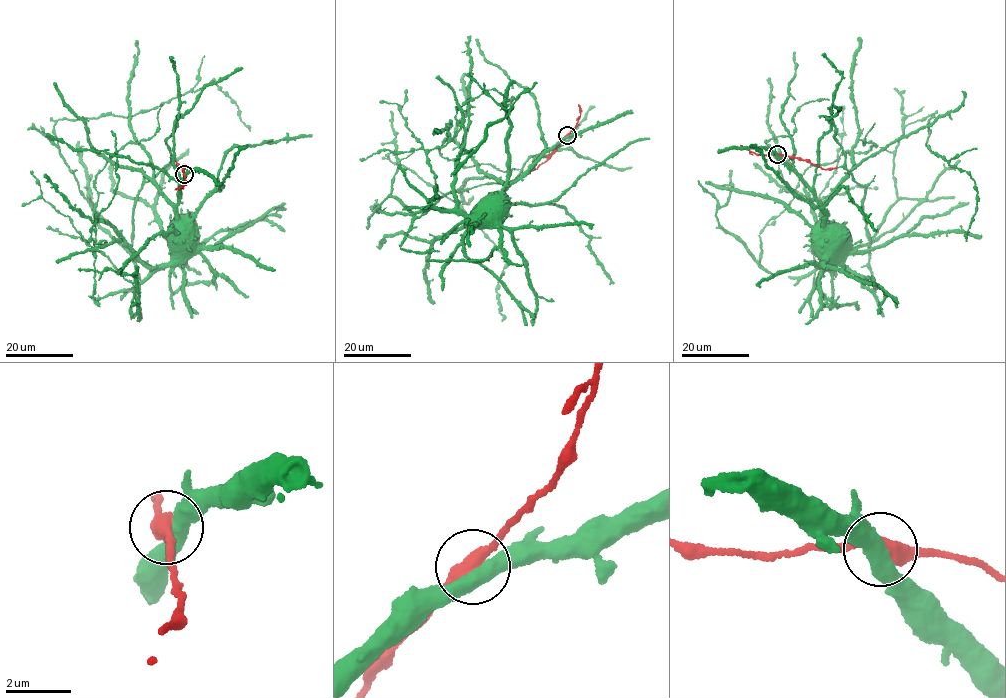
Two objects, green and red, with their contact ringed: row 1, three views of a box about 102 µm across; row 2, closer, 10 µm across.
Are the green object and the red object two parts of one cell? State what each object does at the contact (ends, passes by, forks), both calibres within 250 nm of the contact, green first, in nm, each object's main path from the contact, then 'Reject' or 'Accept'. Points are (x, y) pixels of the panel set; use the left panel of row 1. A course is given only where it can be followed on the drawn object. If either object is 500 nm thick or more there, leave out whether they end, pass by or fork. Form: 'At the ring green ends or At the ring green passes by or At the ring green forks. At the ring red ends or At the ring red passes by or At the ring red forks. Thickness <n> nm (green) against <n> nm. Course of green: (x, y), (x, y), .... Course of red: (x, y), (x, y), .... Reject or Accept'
At the ring green passes by. At the ring red passes by. Thickness 480 nm (green) against 460 nm. Course of green: (184, 174), (178, 192), (176, 215), (192, 221), (193, 225), (187, 237). Course of red: (184, 174), (185, 165), (180, 167), (176, 161). Accept

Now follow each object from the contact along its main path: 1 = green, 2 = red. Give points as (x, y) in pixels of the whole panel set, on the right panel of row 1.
1: (777, 154), (780, 162), (804, 182), (819, 204), (827, 236), (821, 241)
2: (777, 154), (806, 160), (825, 169), (837, 167)

